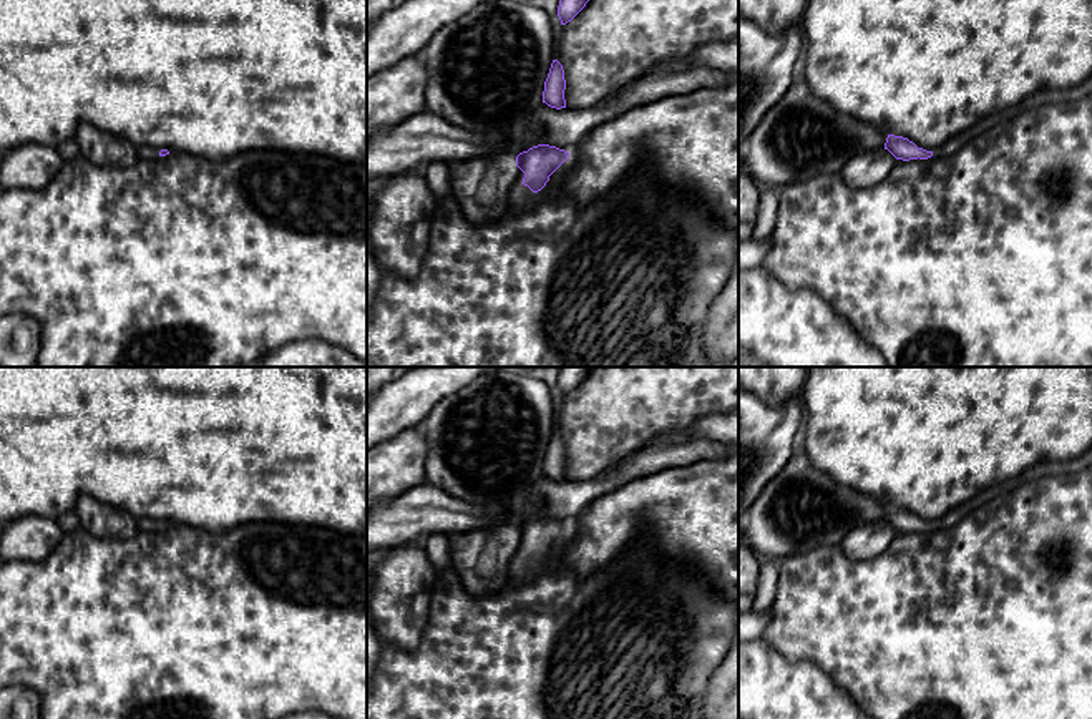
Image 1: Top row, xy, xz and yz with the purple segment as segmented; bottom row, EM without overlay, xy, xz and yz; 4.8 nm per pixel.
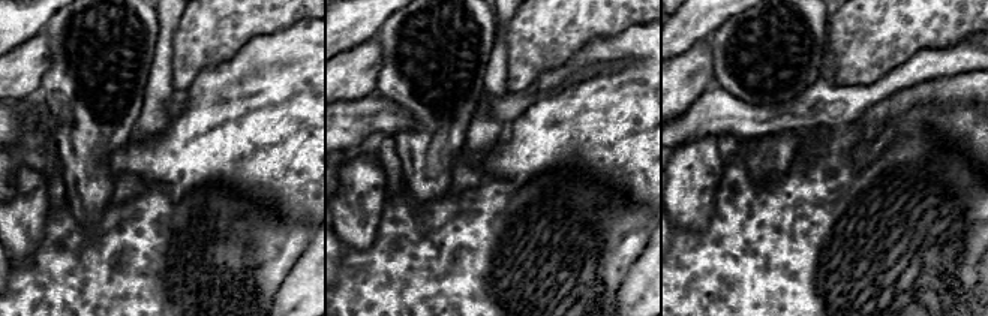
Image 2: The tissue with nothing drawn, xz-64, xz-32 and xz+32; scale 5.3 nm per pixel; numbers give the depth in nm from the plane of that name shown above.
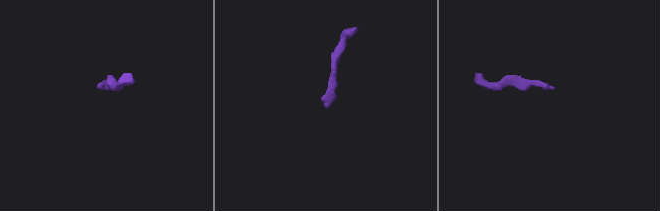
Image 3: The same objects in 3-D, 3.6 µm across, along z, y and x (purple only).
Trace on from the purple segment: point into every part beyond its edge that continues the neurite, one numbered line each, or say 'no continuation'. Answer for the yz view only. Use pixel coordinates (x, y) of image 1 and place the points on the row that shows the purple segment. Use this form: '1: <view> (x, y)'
1: yz (1044, 97)

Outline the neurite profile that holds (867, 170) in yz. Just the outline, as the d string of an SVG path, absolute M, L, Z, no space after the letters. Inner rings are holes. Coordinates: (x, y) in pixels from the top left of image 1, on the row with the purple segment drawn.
M888 149L860 153L846 163L840 176L853 189L870 189L888 178L895 161Z

